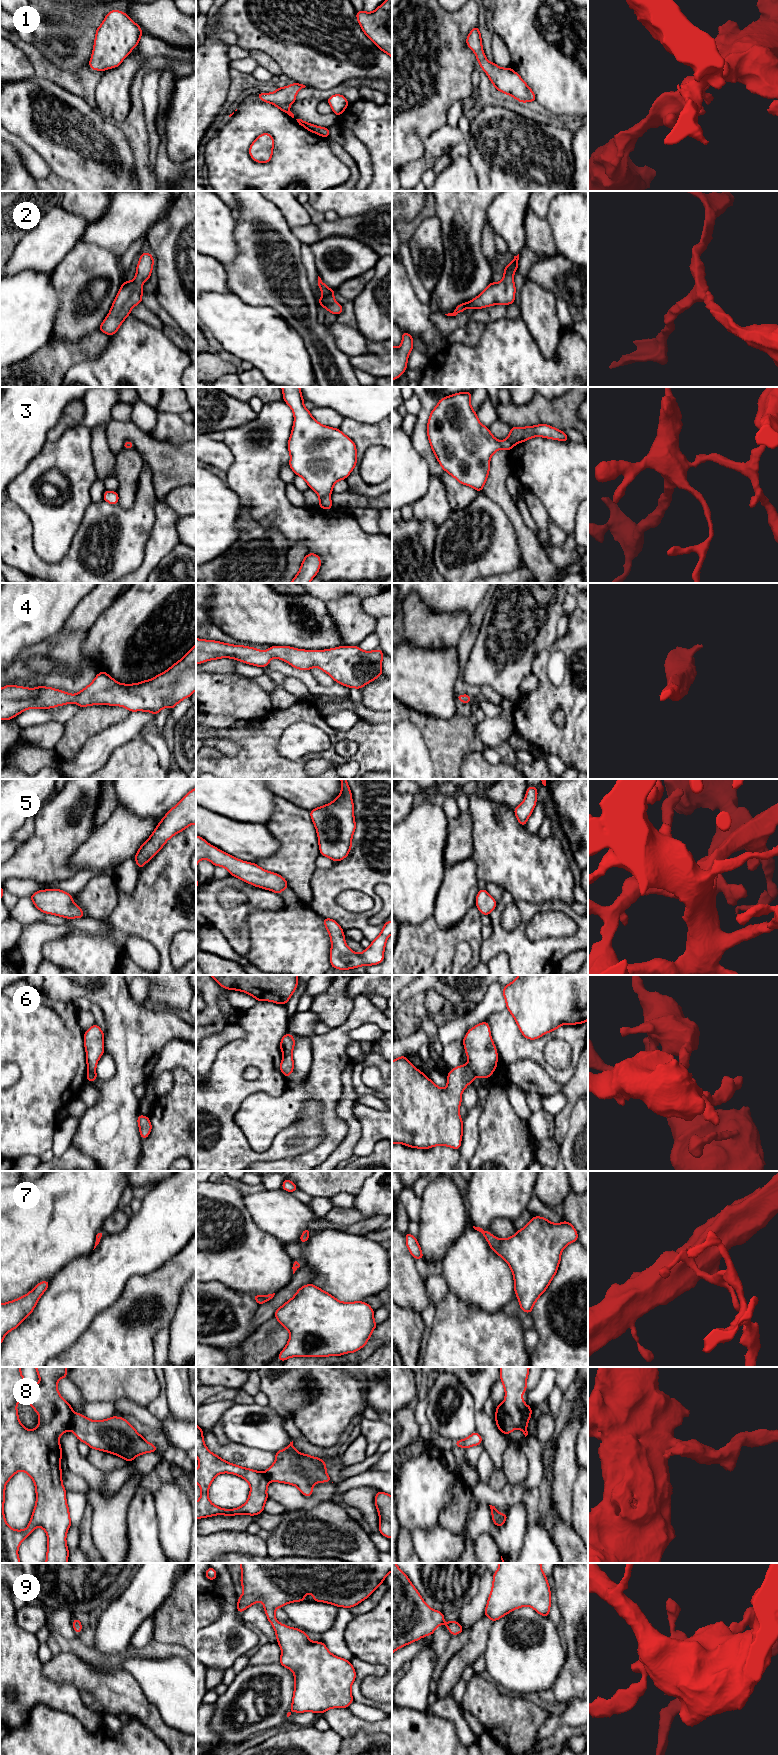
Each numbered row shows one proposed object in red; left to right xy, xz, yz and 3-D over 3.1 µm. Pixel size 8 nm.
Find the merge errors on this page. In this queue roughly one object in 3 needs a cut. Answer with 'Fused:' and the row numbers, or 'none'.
Fused: 6, 8

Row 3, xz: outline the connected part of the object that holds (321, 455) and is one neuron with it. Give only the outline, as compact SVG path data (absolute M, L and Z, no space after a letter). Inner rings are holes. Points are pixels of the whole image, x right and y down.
M281 387L283 401L286 402L294 414L294 423L287 447L290 453L289 467L302 477L309 488L319 497L319 507L324 510L332 508L329 497L336 482L346 479L357 464L357 449L355 443L339 428L331 428L320 424L304 407L304 399L300 387Z

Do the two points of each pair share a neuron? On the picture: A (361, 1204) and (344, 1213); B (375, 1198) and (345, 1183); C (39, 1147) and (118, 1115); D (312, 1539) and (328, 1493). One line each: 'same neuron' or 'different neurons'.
A: different neurons
B: different neurons
C: different neurons
D: different neurons

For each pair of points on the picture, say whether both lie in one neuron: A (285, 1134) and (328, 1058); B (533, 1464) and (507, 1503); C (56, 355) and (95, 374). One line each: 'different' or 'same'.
A: different
B: same
C: different

